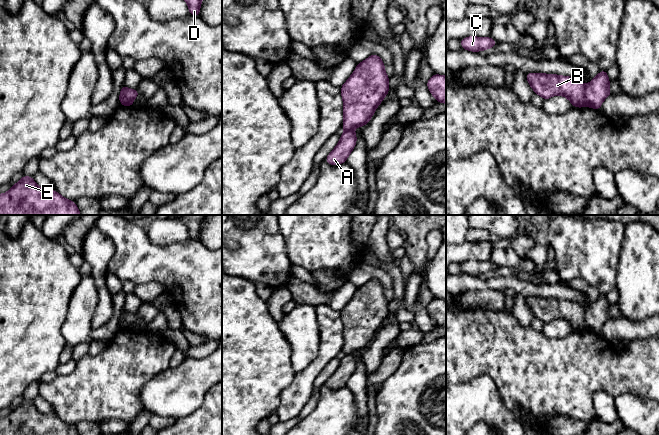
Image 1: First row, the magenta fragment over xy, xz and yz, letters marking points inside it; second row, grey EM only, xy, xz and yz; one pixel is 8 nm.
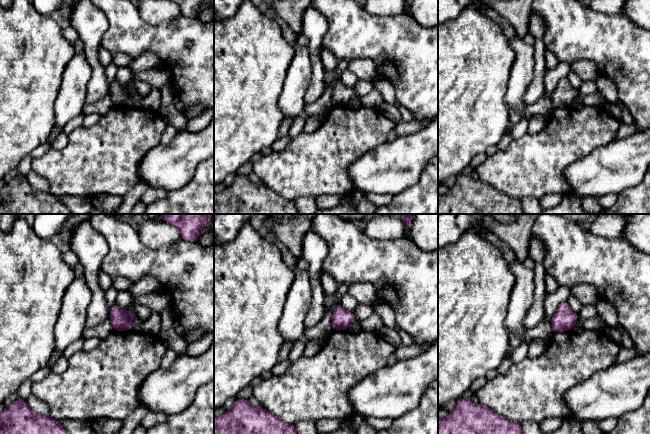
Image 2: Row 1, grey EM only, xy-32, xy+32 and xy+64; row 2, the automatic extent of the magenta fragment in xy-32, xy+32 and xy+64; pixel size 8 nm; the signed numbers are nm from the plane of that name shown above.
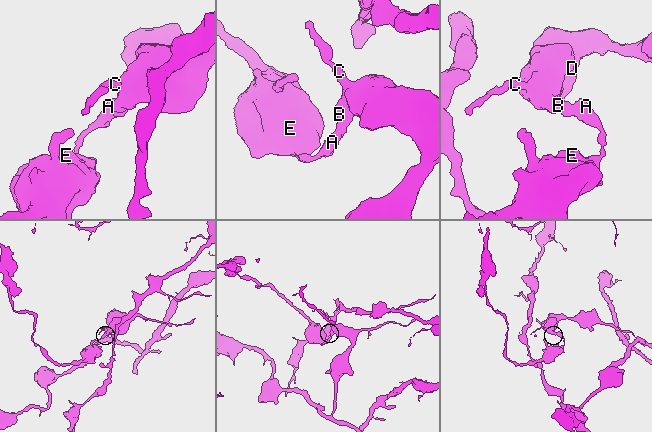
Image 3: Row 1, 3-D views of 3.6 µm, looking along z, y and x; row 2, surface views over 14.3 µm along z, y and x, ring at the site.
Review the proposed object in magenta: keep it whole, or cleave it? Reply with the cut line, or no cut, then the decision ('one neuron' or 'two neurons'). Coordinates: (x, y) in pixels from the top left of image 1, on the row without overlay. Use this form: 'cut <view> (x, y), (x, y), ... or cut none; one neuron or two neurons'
cut yz (584, 310), (586, 329); two neurons

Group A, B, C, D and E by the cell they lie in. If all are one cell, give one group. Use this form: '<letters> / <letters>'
A E / B C D

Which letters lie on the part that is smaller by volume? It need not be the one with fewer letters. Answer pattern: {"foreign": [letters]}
{"foreign": ["A", "E"]}

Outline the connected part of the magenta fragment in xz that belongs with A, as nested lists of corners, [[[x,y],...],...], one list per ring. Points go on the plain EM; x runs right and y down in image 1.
[[[353,354],[345,355],[336,371],[326,381],[325,385],[330,389],[346,387],[346,383],[356,369],[357,360]]]

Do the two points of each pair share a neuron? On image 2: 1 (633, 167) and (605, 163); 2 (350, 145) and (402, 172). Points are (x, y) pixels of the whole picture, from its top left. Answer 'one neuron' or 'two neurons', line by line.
1: one neuron
2: two neurons

